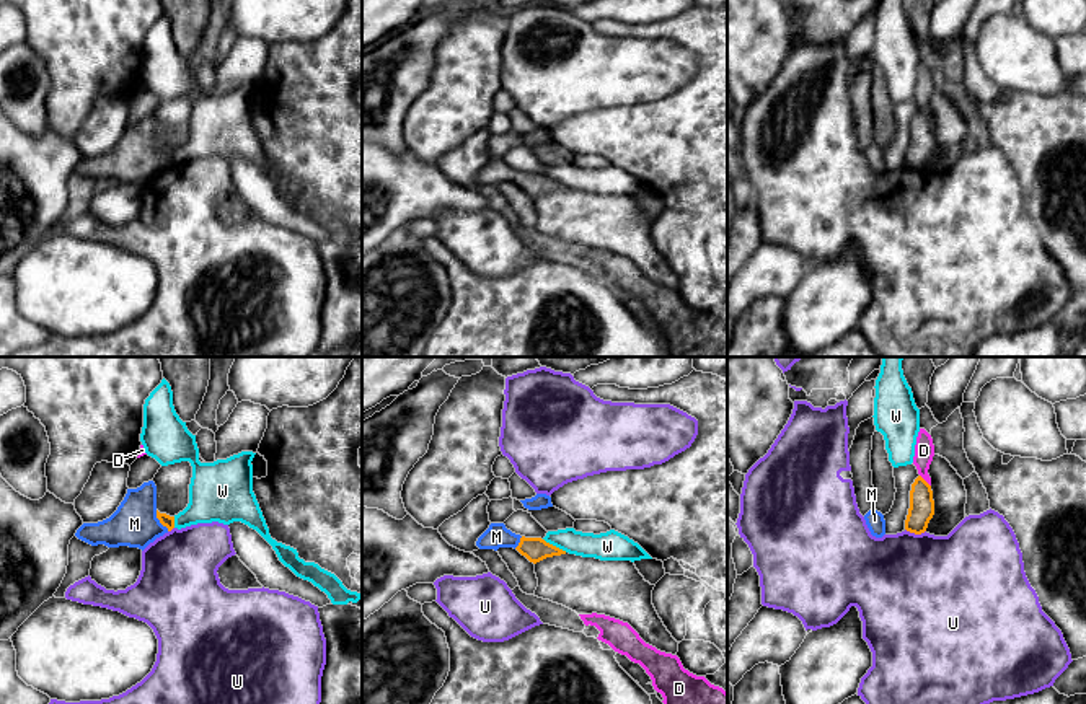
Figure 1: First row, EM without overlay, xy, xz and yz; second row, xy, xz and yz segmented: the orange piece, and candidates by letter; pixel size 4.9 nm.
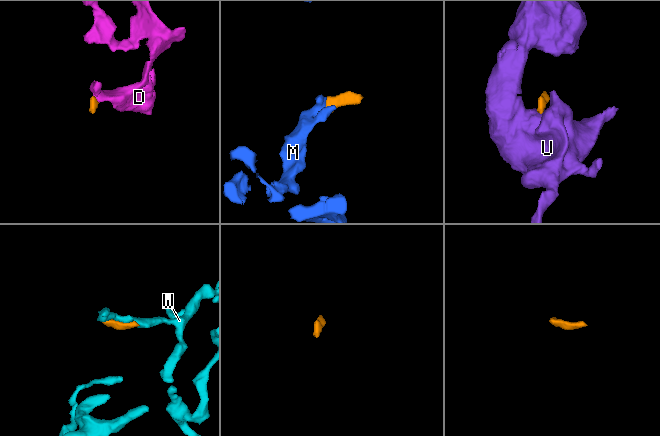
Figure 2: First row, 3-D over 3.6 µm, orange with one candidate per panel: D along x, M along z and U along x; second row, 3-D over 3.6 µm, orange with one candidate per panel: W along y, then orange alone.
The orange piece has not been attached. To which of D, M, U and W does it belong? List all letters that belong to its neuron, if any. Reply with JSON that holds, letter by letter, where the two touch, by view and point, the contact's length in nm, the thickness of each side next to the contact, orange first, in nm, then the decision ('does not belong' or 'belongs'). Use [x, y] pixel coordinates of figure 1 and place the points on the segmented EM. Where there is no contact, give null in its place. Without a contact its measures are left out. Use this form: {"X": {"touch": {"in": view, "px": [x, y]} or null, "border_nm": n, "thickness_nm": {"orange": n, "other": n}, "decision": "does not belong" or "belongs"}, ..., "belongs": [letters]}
{"D": {"touch": {"in": "yz", "px": [925, 481]}, "border_nm": 80, "thickness_nm": {"orange": 130, "other": 100}, "decision": "does not belong"}, "M": {"touch": {"in": "xy", "px": [160, 520]}, "border_nm": 120, "thickness_nm": {"orange": 60, "other": 220}, "decision": "belongs"}, "U": {"touch": {"in": "yz", "px": [915, 533]}, "border_nm": 110, "thickness_nm": {"orange": 130, "other": 500}, "decision": "does not belong"}, "W": {"touch": {"in": "xz", "px": [555, 546]}, "border_nm": 140, "thickness_nm": {"orange": 120, "other": 140}, "decision": "does not belong"}, "belongs": ["M"]}

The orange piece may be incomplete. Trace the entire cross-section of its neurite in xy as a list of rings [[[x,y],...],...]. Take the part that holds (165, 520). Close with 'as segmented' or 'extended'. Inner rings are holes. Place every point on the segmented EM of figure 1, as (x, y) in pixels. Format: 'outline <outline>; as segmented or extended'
outline [[[143,482],[127,494],[117,510],[98,523],[83,523],[75,536],[91,546],[145,549],[157,538],[174,528],[174,517],[157,510],[157,486]]]; extended

